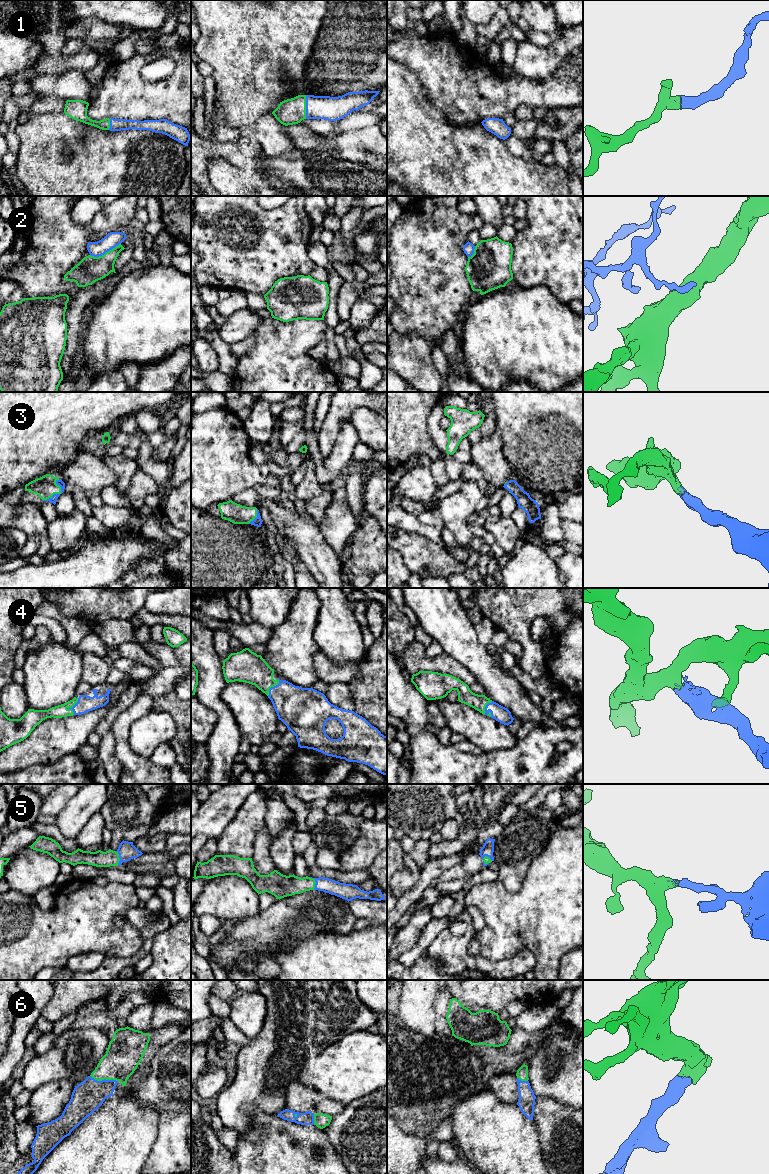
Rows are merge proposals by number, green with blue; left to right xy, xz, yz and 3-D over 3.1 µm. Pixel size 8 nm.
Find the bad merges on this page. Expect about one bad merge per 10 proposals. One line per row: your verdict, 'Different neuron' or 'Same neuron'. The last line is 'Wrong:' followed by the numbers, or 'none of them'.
1: Same neuron
2: Different neuron
3: Same neuron
4: Same neuron
5: Same neuron
6: Same neuron
Wrong: 2

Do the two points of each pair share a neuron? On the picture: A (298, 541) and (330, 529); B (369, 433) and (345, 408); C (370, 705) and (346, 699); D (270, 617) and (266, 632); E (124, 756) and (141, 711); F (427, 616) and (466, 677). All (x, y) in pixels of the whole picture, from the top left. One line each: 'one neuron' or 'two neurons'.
A: two neurons
B: two neurons
C: two neurons
D: two neurons
E: one neuron
F: two neurons

